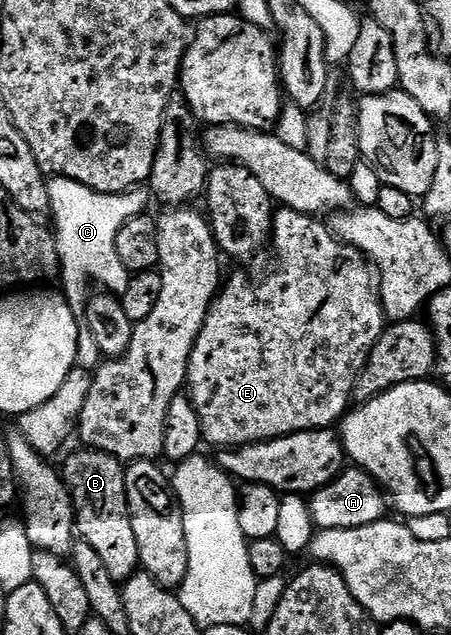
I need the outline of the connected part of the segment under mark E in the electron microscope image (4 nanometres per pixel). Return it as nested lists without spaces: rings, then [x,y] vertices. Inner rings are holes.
[[[279,207],[274,213],[272,233],[272,248],[278,251],[278,256],[282,259],[278,272],[272,273],[263,284],[258,284],[255,288],[250,285],[250,280],[246,276],[234,276],[231,280],[229,277],[221,285],[218,295],[214,297],[214,302],[210,305],[210,312],[206,316],[204,326],[196,338],[190,355],[184,385],[190,400],[196,406],[196,414],[200,414],[202,439],[207,445],[219,444],[217,447],[222,450],[241,448],[244,444],[259,444],[293,432],[303,432],[313,428],[334,428],[351,407],[358,375],[364,370],[370,352],[381,338],[388,321],[385,312],[382,311],[380,292],[376,287],[376,280],[372,275],[372,268],[367,257],[362,255],[360,249],[338,239],[323,221],[321,224],[318,220],[321,219],[309,212],[297,212],[291,208]]]

